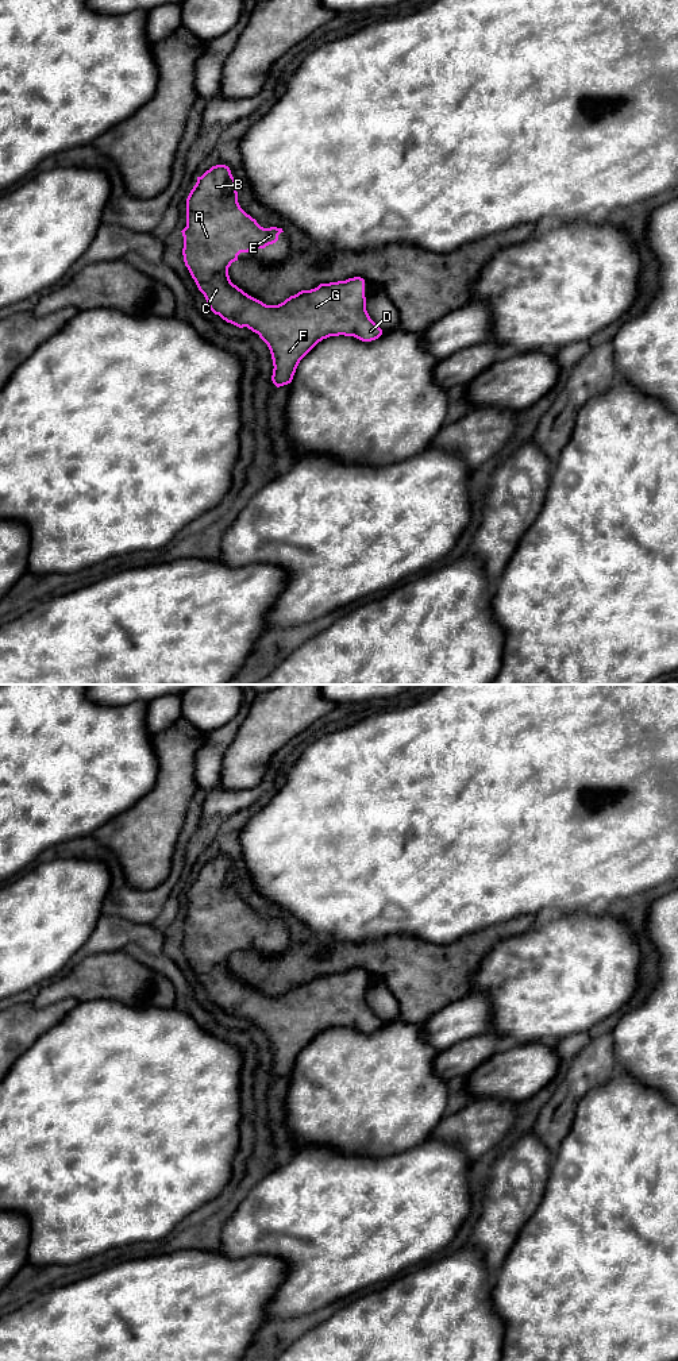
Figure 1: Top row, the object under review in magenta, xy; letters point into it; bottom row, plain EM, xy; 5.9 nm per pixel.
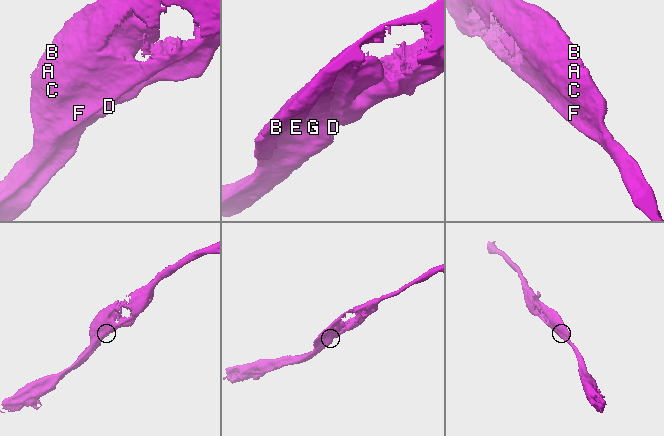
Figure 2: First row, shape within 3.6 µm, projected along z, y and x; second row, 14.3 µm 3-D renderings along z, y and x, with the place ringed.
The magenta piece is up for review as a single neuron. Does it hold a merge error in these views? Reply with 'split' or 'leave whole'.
leave whole

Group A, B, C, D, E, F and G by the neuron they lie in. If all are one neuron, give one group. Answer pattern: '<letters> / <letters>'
A B C D E F G

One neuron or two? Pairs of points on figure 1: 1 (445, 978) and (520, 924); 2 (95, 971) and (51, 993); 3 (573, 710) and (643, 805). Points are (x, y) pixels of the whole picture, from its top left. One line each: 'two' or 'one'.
1: one
2: one
3: one

